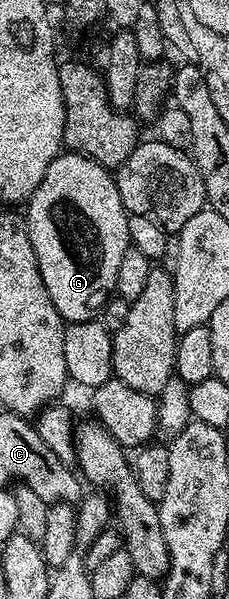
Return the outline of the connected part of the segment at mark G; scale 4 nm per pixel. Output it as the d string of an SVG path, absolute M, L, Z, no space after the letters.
M64 151L53 162L49 162L49 170L45 170L41 186L37 186L30 200L26 201L25 219L29 242L32 243L45 289L49 292L53 306L67 324L96 319L103 311L105 302L115 292L117 270L131 242L128 215L115 185L114 175L80 152Z

